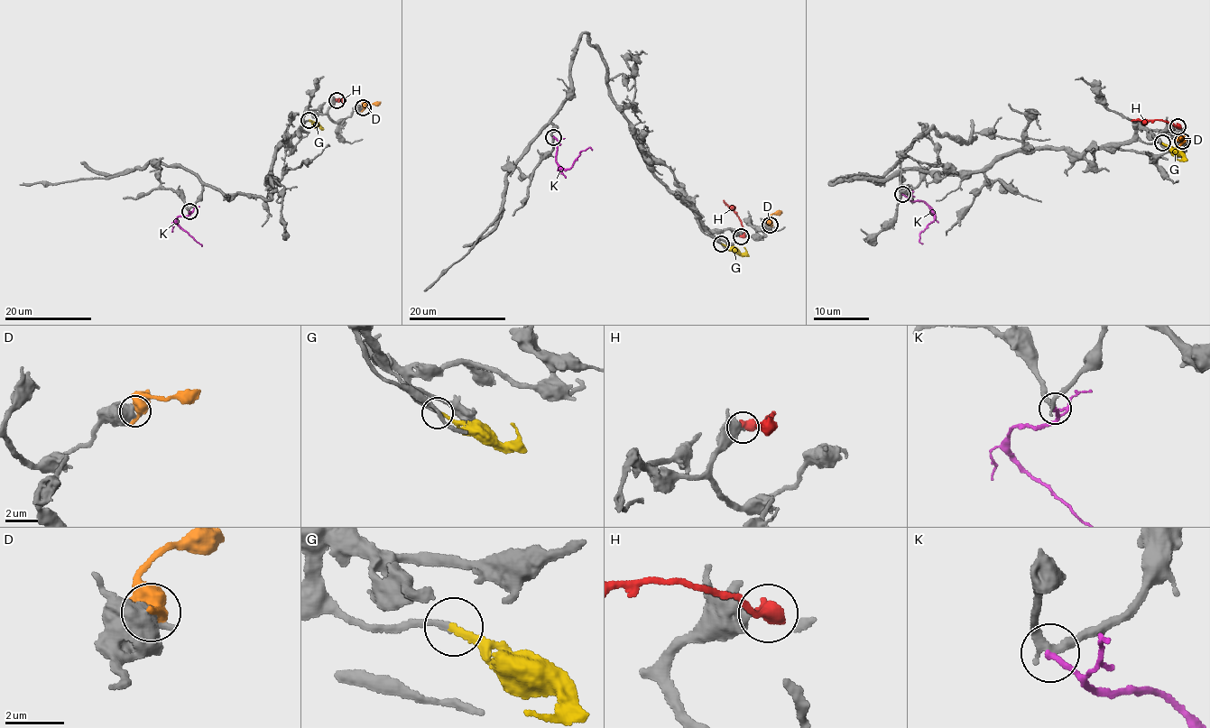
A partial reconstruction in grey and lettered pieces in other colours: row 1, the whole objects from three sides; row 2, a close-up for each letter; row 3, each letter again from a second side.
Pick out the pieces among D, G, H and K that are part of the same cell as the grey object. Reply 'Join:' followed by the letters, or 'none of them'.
Join: G

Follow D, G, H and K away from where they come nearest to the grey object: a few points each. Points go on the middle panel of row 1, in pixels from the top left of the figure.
D: (770, 225), (768, 220), (772, 213), (781, 211)
G: (722, 244), (743, 253), (745, 251), (743, 247)
H: (741, 236), (743, 232), (738, 216), (724, 200)
K: (554, 137), (558, 141), (556, 159), (563, 168), (573, 165), (581, 152), (589, 147), (592, 150)

